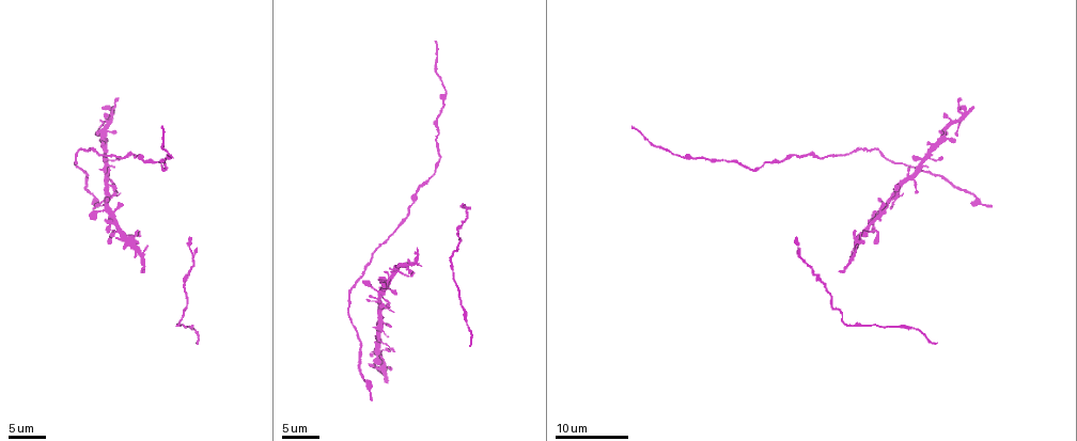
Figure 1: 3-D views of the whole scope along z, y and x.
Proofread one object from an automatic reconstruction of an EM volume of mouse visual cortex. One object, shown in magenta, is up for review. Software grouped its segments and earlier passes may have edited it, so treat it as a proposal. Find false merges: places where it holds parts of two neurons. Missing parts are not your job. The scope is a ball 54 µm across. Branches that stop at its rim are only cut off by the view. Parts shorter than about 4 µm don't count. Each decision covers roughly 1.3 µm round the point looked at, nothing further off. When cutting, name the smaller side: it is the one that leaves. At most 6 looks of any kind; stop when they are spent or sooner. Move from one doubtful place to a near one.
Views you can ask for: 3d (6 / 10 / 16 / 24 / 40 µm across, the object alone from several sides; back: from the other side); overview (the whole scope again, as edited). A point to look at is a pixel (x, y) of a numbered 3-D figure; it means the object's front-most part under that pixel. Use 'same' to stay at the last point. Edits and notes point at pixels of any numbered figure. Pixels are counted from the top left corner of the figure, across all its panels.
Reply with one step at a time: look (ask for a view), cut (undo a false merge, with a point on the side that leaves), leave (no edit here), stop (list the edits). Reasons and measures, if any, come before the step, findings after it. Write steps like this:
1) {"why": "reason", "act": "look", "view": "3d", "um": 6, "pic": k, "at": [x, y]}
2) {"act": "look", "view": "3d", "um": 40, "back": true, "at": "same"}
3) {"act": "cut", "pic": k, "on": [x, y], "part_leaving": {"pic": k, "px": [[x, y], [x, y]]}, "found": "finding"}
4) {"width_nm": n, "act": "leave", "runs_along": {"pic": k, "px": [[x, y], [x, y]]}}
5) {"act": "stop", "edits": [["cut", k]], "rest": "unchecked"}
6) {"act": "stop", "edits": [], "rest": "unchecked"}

{"act": "look", "view": "3d", "um": 10, "pic": 1, "at": [821, 279]}

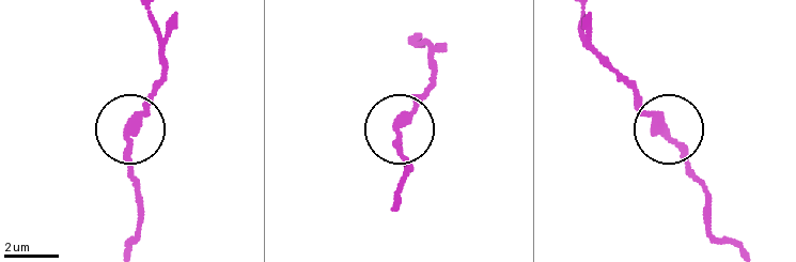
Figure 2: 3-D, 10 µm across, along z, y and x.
{"act": "look", "view": "3d", "um": 10, "back": true, "pic": 2, "at": [670, 136]}

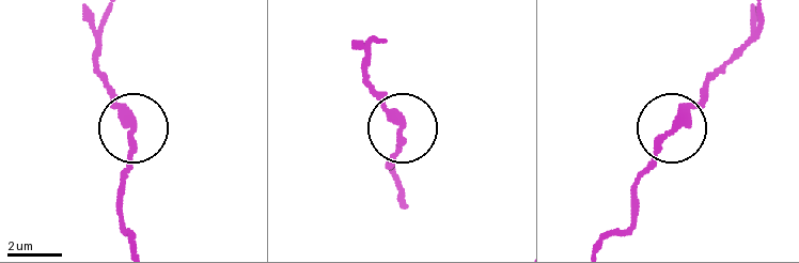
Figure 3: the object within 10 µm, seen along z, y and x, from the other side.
{"width_nm": 300, "act": "leave", "found": "continuous, no second neuron"}

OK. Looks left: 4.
{"why": "sudden change in width", "act": "look", "view": "3d", "um": 10, "pic": 1, "at": [851, 264]}

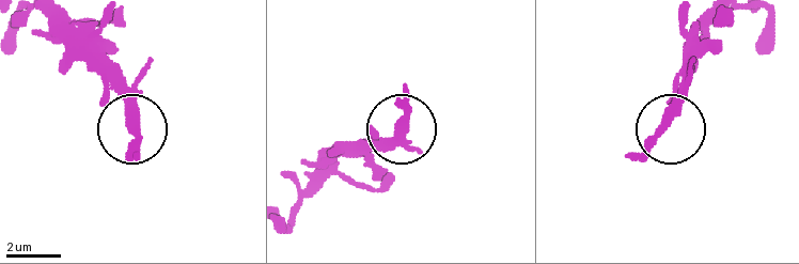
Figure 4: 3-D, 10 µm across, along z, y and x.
{"act": "leave", "found": "one neuron here"}

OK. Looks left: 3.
{"why": "calibre changes", "act": "look", "view": "3d", "um": 6, "pic": 1, "at": [908, 328]}

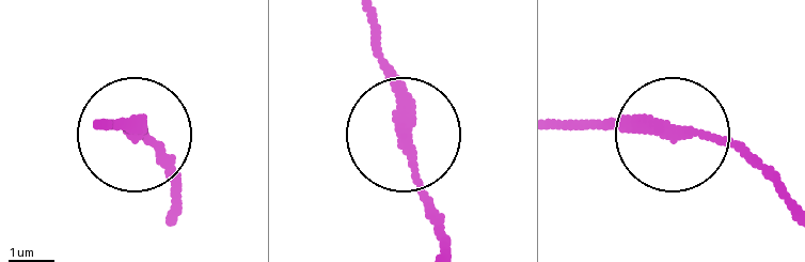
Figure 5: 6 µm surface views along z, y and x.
{"width_nm": 260, "act": "leave", "runs_along": {"pic": 5, "px": [[367, 17], [437, 232]]}, "found": "continuous, no second neuron"}

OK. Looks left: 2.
{"act": "stop", "edits": [], "rest": "unchecked"}

